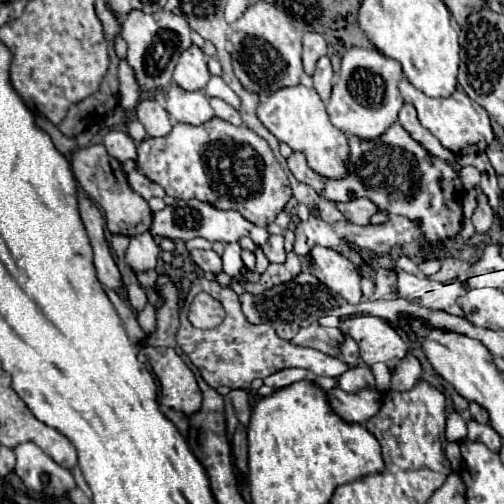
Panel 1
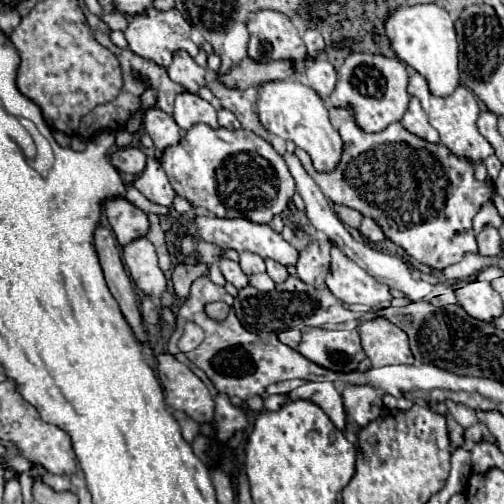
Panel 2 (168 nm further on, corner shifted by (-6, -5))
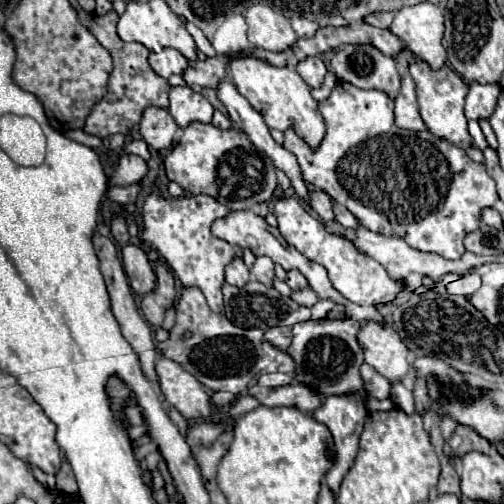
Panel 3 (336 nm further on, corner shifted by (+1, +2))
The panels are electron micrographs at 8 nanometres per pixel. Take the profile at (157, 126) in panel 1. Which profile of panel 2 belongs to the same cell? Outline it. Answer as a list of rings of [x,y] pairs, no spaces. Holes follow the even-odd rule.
[[[148,109],[144,113],[144,129],[146,133],[152,137],[154,147],[158,151],[164,151],[170,145],[176,145],[180,141],[180,127],[176,125],[176,121],[160,111],[160,109]]]

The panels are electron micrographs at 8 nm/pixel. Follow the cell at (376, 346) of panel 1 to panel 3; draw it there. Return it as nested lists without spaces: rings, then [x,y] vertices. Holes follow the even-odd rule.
[[[379,304],[377,308],[381,308],[381,316],[385,316],[385,324],[373,324],[373,320],[367,320],[361,324],[357,338],[365,352],[365,362],[387,380],[399,380],[409,370],[407,346],[391,326],[393,304]]]

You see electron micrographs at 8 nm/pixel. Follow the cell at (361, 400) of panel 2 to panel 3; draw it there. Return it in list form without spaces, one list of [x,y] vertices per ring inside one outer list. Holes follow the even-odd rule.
[[[347,392],[347,394],[341,394],[341,396],[327,396],[323,406],[313,412],[313,418],[317,422],[325,424],[331,430],[331,434],[333,434],[333,442],[335,442],[335,452],[337,454],[335,454],[335,464],[327,472],[325,480],[327,480],[329,488],[337,494],[339,484],[341,484],[345,472],[351,468],[351,464],[355,460],[355,454],[357,454],[359,434],[361,434],[361,428],[365,424],[365,418],[367,418],[367,396],[361,394],[361,392]]]

